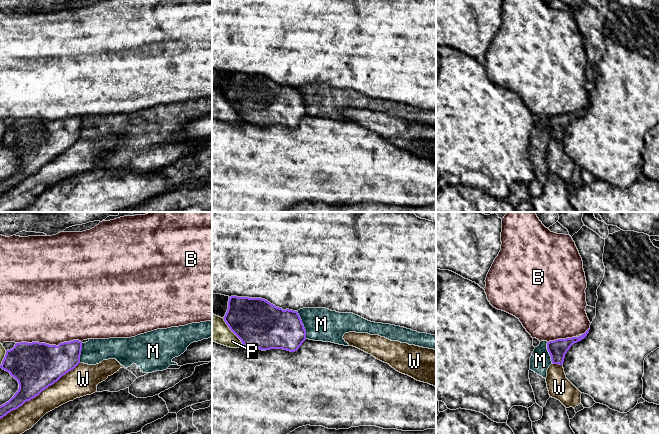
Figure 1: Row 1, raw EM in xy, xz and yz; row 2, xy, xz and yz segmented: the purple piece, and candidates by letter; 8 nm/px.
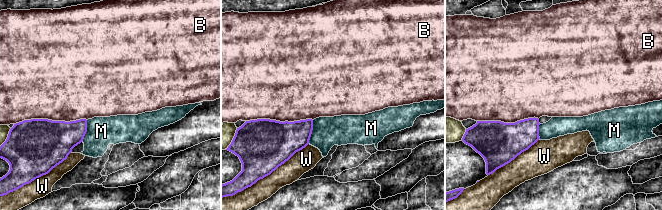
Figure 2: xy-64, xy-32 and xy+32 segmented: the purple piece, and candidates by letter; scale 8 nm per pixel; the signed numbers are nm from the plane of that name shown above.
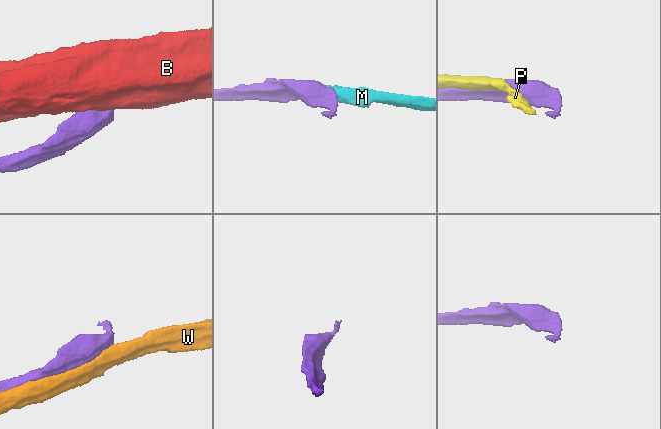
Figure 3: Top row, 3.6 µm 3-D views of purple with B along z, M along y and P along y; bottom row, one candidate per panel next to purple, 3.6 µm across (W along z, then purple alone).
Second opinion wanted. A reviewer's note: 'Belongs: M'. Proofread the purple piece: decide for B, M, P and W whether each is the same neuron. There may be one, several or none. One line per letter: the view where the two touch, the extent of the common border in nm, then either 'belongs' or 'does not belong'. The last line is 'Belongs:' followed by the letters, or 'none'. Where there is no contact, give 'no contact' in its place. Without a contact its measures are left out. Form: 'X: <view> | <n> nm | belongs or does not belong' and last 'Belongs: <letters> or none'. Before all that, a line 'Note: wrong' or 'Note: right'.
Note: wrong
B: xy | 550 nm | does not belong
M: xz | 240 nm | does not belong
P: xz | 260 nm | does not belong
W: xy | 800 nm | does not belong
Belongs: none

